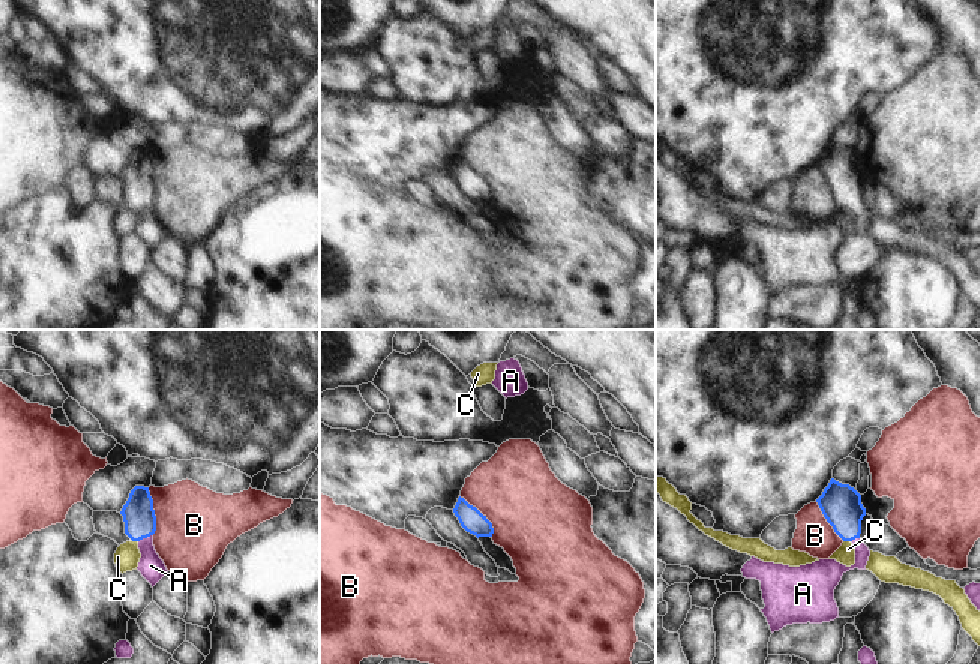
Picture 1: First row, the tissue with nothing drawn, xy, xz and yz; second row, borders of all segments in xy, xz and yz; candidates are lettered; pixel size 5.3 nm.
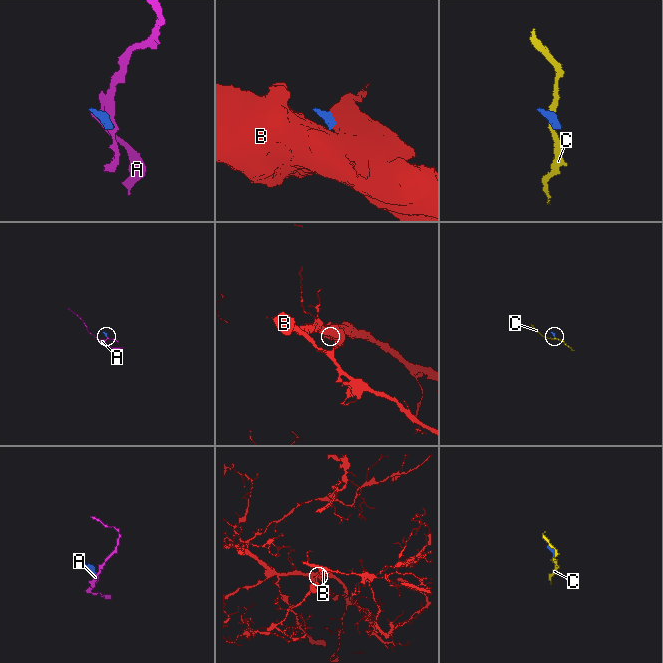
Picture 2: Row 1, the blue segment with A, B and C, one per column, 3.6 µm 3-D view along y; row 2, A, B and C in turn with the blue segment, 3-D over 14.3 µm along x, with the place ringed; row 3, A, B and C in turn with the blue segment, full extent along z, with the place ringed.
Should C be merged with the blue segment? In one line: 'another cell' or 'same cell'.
another cell

